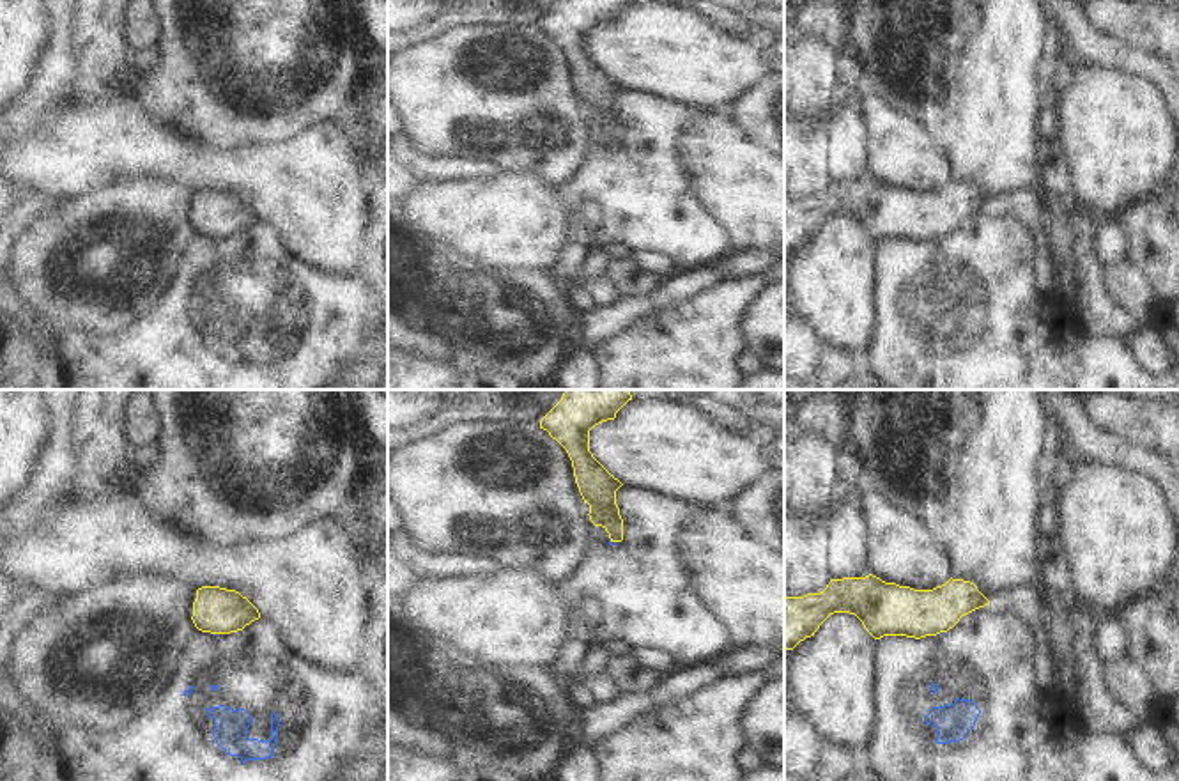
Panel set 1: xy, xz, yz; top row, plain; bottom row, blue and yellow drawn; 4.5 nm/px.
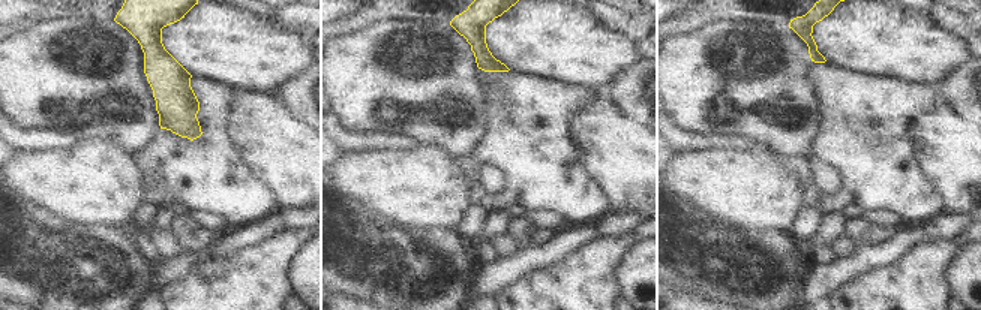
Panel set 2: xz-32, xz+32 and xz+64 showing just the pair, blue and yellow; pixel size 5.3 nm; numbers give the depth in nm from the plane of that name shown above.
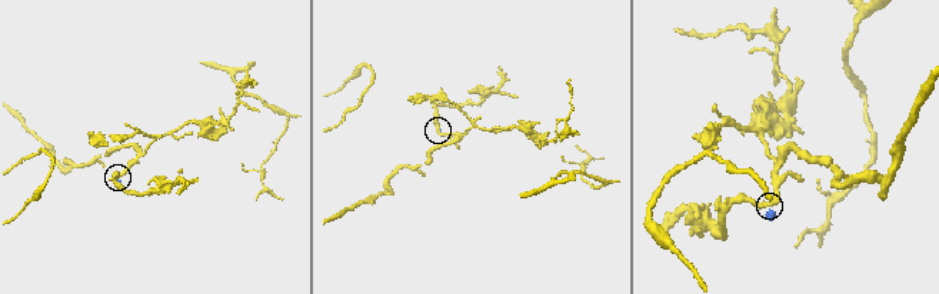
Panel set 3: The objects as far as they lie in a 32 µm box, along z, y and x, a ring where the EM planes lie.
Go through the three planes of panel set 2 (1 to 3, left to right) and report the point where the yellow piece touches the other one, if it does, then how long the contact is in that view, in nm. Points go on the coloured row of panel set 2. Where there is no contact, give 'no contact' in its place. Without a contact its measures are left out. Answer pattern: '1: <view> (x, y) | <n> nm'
1: no contact
2: no contact
3: no contact

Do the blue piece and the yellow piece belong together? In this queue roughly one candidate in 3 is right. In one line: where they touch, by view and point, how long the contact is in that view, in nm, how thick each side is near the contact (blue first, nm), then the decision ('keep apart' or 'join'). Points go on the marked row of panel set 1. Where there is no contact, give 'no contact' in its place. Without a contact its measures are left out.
contact xz (609, 541); length 30 nm; calibres 20 and 160 nm; keep apart

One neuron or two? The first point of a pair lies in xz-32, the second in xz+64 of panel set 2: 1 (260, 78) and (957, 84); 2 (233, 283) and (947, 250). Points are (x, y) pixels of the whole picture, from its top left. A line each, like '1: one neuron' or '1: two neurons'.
1: two neurons
2: one neuron

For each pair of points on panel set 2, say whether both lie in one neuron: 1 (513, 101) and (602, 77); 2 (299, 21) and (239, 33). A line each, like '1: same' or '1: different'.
1: different
2: different

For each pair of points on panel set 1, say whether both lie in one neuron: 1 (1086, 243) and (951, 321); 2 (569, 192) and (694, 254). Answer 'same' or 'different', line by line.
1: different
2: same

